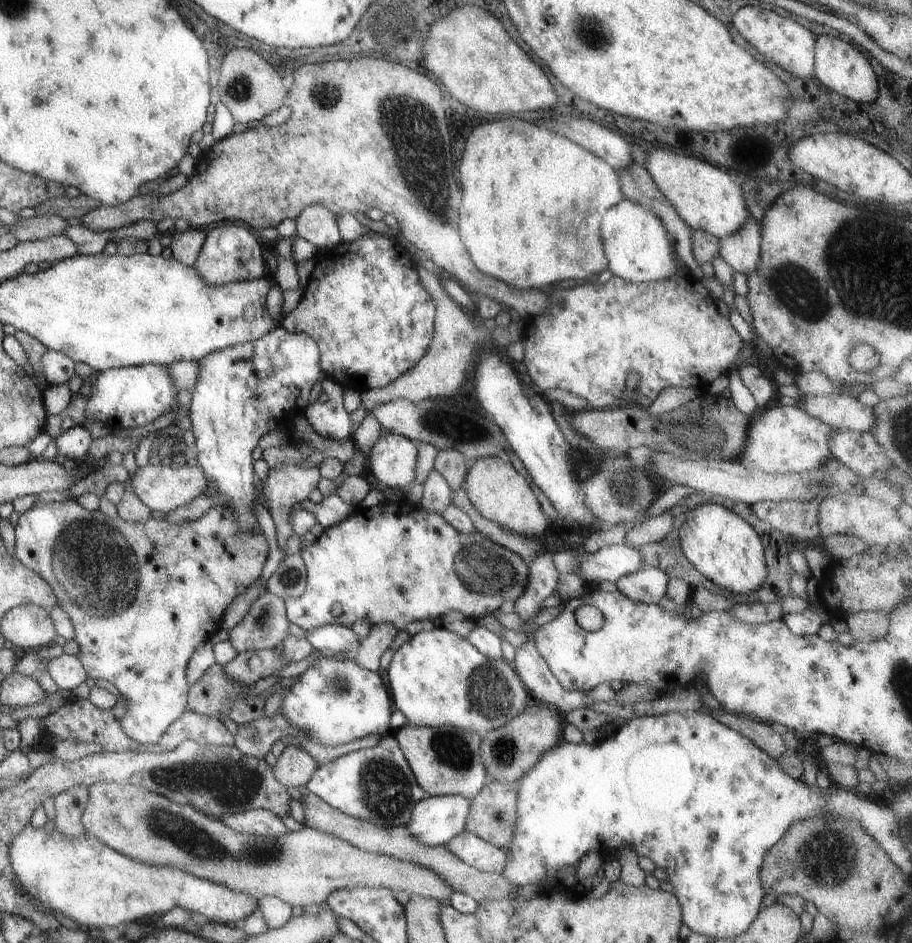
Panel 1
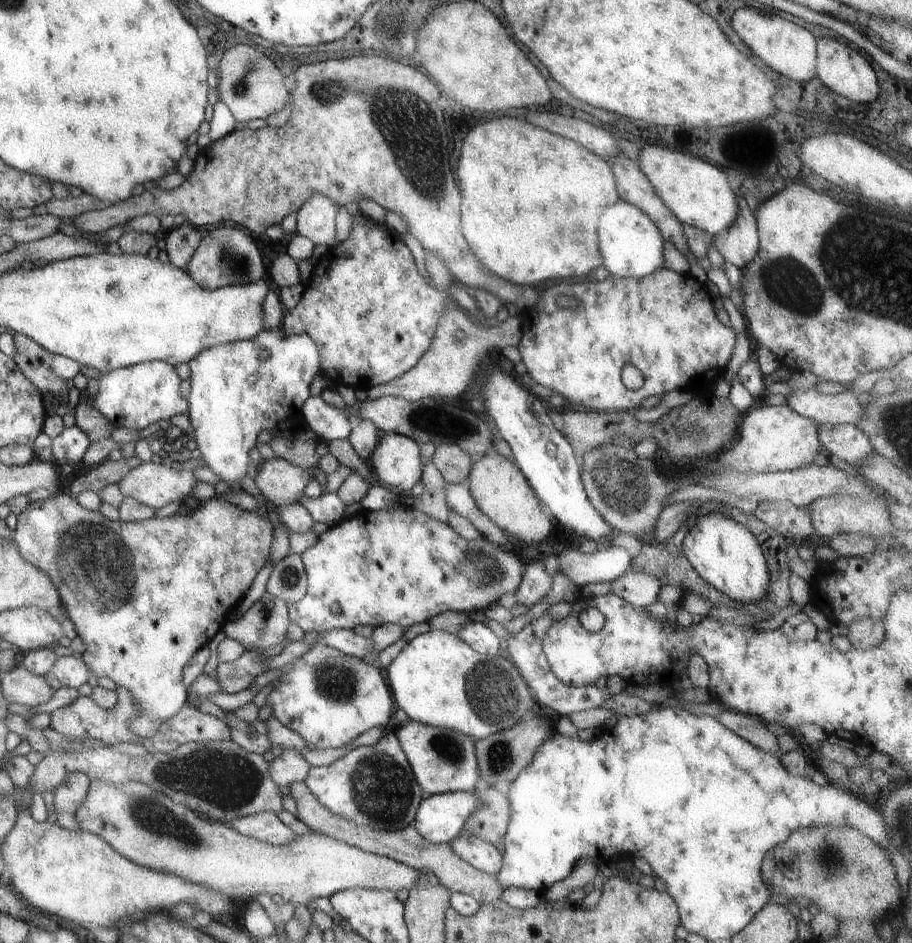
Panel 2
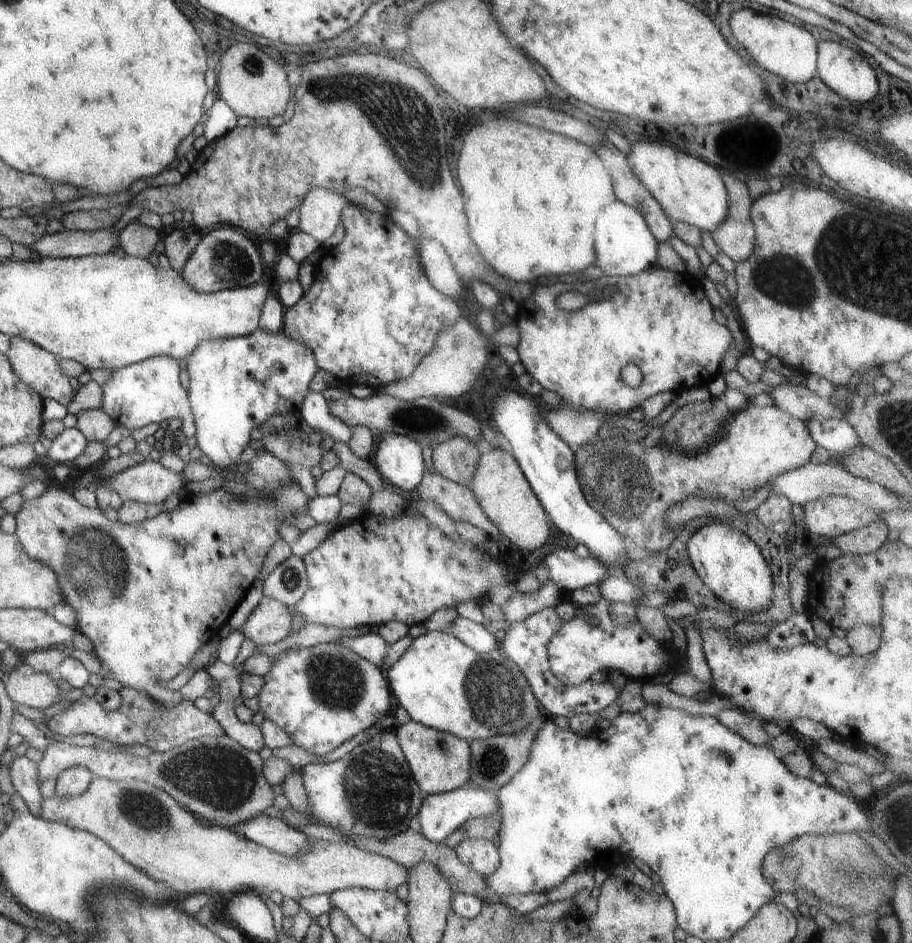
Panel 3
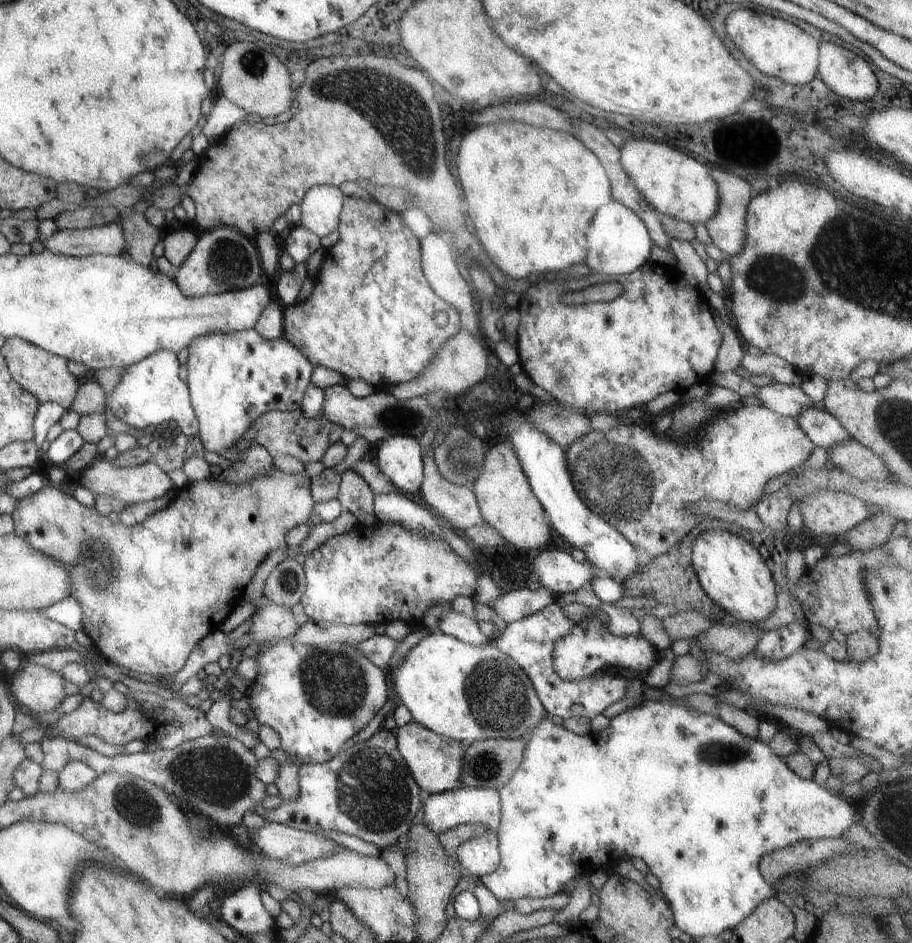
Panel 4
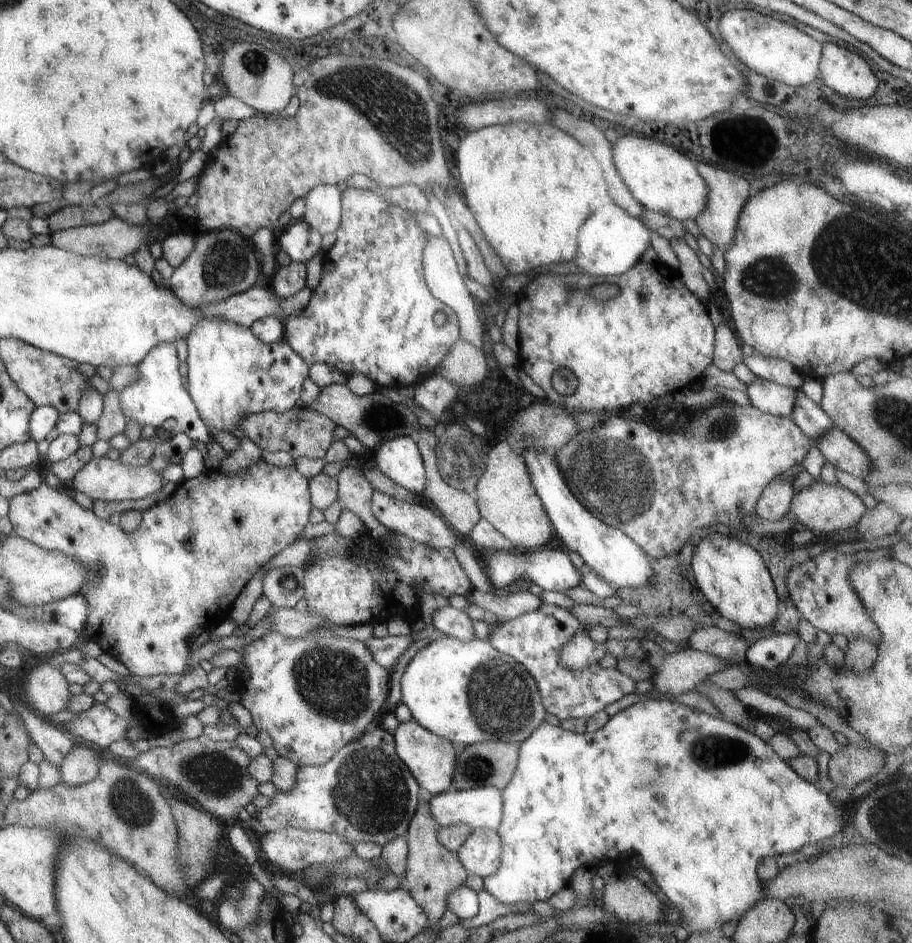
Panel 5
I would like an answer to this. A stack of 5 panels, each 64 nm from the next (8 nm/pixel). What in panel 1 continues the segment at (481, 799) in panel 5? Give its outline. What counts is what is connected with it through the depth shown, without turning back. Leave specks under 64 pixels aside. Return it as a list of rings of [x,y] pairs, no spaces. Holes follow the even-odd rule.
[[[459,794],[426,796],[413,805],[404,826],[417,842],[425,846],[446,845],[464,830],[471,799]]]

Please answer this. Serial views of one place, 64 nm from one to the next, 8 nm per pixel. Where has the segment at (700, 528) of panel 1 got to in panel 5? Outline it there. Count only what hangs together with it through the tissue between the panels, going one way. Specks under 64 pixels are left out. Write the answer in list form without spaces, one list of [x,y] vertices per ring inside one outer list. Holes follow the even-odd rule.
[[[713,532],[695,546],[691,568],[697,586],[709,604],[743,631],[745,628],[767,628],[767,624],[775,620],[778,598],[773,581],[761,556],[749,544],[739,542],[734,536],[723,536],[722,532]]]

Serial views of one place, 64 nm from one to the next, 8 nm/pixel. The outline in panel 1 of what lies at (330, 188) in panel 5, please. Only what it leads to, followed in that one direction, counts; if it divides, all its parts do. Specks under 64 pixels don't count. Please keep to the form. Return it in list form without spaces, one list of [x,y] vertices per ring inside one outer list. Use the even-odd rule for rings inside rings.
[[[323,204],[305,206],[295,218],[296,237],[313,244],[318,251],[337,246],[341,238],[333,214]]]

